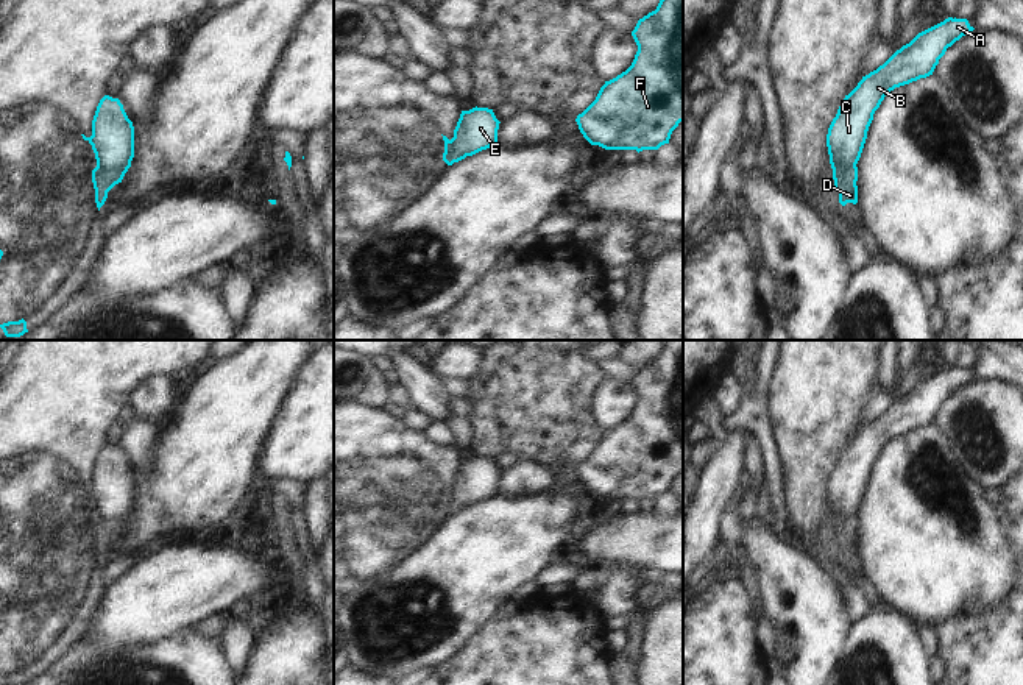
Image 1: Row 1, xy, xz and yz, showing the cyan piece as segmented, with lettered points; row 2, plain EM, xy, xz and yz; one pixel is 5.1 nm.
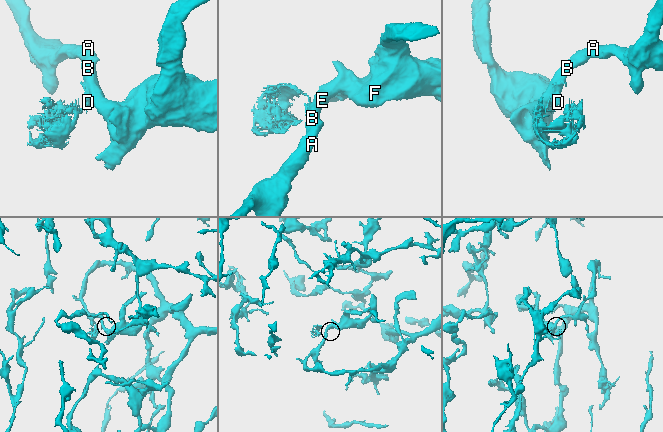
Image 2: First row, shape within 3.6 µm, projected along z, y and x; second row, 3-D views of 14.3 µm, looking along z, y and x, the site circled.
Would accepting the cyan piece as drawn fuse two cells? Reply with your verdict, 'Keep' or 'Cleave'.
Cleave

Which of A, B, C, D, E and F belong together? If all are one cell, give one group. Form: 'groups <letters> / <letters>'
groups A B C E F / D

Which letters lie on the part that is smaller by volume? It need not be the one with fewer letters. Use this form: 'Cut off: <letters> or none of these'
Cut off: D

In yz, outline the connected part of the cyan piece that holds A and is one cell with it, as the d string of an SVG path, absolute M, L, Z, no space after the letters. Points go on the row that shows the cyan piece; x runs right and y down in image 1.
M948 17L919 33L883 66L862 76L845 95L828 128L827 147L833 179L837 170L858 164L873 114L884 97L895 87L933 75L947 48L973 30L967 19Z

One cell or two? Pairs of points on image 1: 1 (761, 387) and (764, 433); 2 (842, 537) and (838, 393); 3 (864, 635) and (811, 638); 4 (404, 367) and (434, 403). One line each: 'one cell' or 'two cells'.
1: one cell
2: one cell
3: two cells
4: one cell

